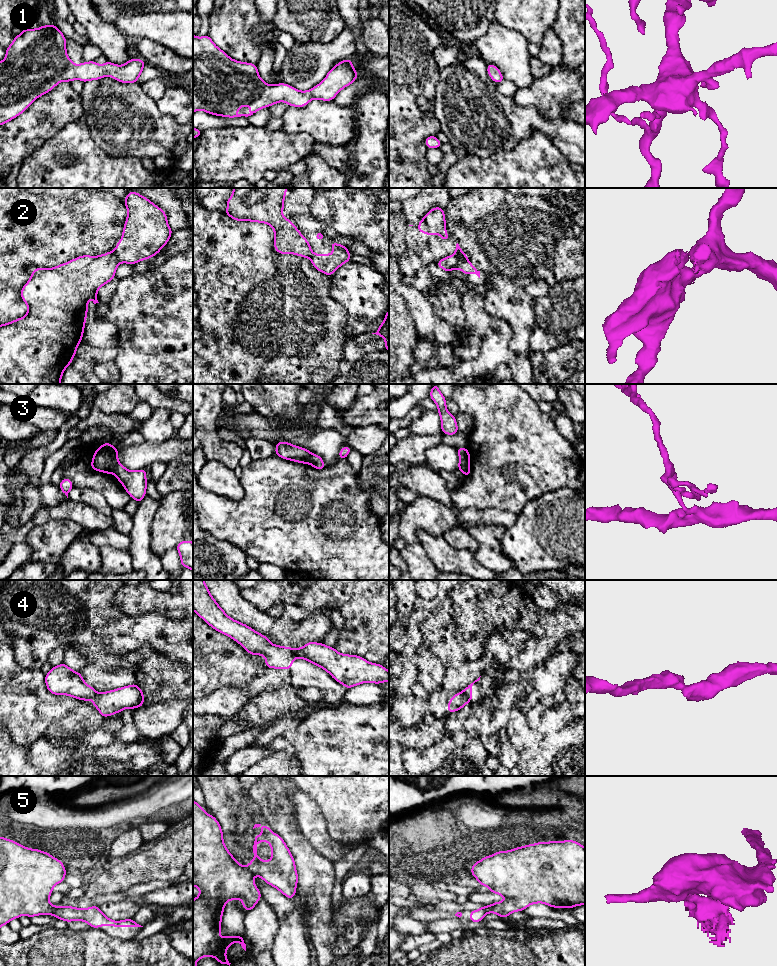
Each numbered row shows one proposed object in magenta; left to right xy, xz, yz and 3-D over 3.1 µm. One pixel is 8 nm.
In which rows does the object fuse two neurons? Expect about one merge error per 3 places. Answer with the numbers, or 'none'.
2, 3, 4, 5

